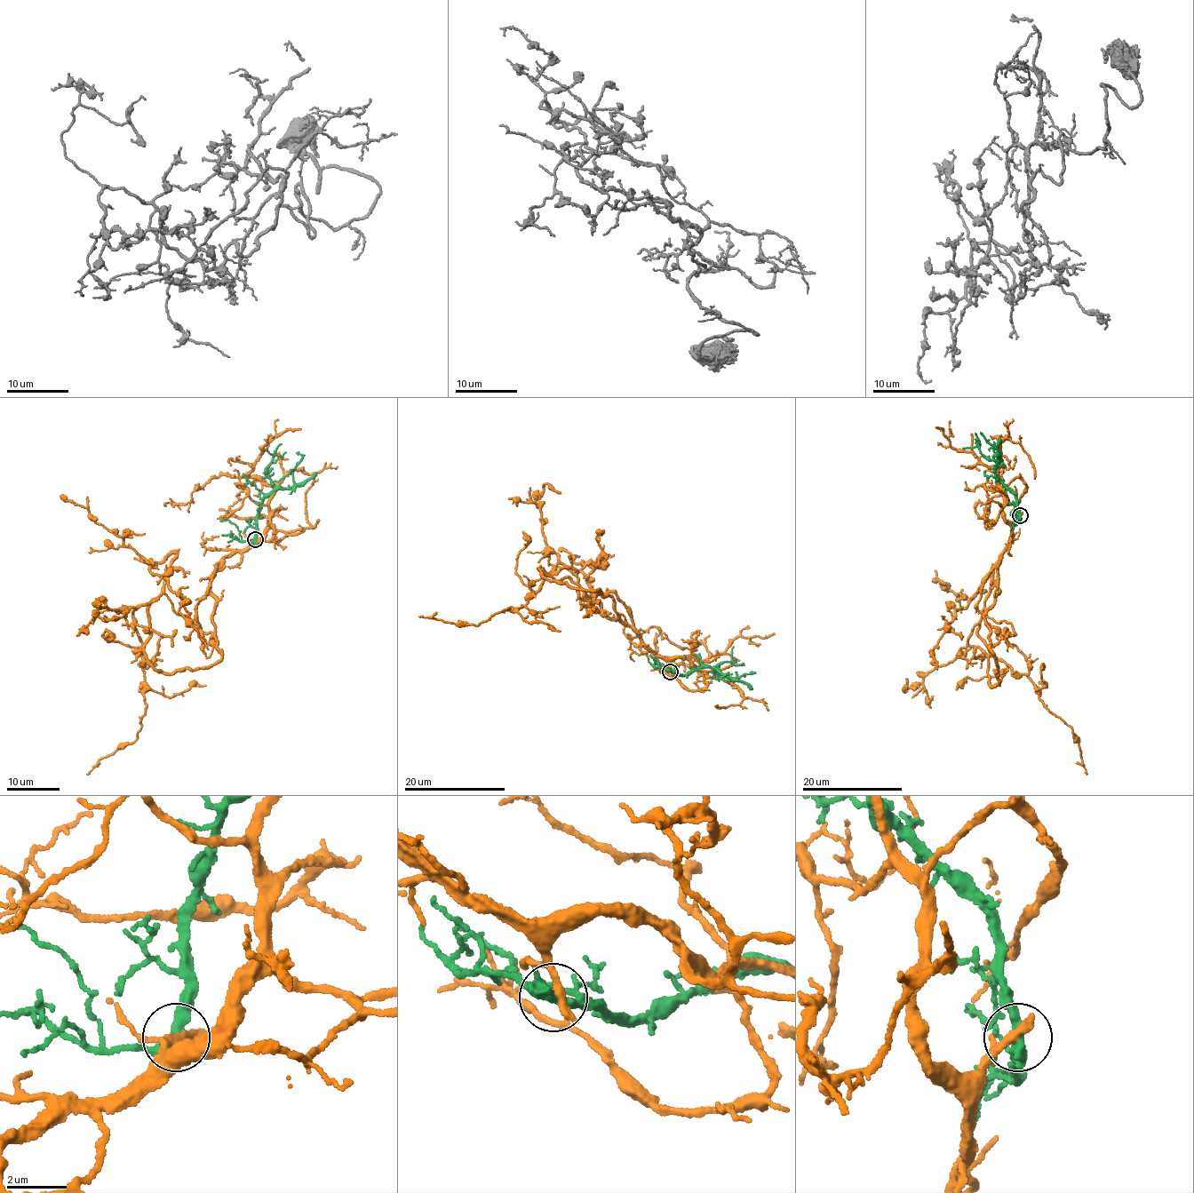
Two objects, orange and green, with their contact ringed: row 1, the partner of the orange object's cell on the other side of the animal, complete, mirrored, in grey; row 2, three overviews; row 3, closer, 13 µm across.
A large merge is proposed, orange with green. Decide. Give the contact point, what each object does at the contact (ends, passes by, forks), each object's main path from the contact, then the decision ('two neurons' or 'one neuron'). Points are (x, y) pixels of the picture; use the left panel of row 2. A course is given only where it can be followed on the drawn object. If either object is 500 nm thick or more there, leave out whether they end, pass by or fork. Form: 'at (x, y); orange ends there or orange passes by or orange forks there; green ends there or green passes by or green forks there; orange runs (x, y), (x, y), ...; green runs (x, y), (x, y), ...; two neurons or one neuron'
at (255, 539); orange ends there; green passes by; orange runs (256, 538), (211, 578), (219, 660), (157, 670), (145, 654), (155, 599), (137, 608), (140, 729), (87, 775); green runs (254, 539), (263, 498), (293, 485), (293, 472), (302, 457), (296, 452); two neurons

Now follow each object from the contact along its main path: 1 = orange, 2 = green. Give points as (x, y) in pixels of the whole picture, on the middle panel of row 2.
1: (671, 672), (607, 594), (540, 569), (576, 582), (560, 563), (527, 602), (477, 625), (419, 616)
2: (670, 672), (682, 676), (699, 666), (714, 667), (736, 680), (752, 673), (750, 672)

